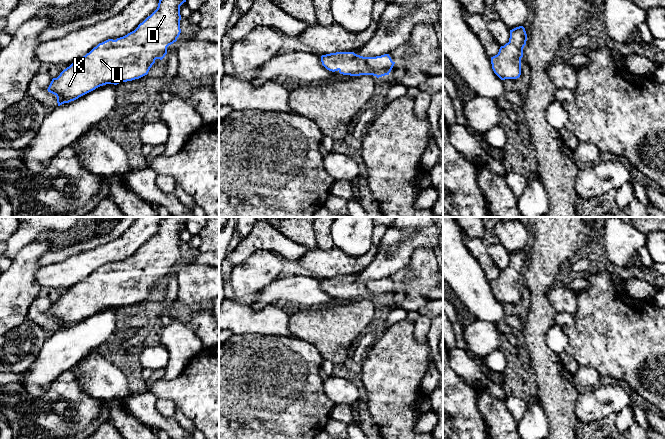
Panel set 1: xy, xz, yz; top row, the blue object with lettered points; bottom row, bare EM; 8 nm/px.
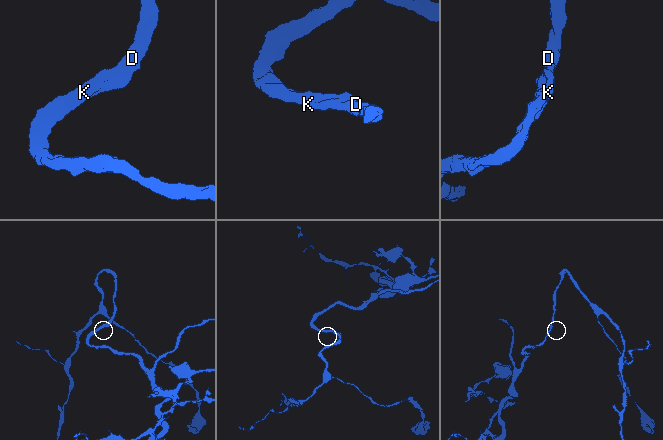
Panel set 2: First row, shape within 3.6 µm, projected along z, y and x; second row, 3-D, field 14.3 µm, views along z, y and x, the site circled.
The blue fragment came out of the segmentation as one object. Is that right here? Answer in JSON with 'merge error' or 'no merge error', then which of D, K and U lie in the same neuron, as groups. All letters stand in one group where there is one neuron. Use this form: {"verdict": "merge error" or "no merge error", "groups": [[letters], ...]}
{"verdict": "no merge error", "groups": [["D", "K", "U"]]}

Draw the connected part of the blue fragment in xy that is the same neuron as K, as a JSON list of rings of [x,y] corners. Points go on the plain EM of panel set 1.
[[[165,217],[157,233],[134,255],[116,264],[108,263],[99,267],[64,293],[57,302],[53,302],[47,314],[57,321],[58,330],[74,325],[100,310],[117,309],[147,299],[155,284],[162,284],[167,278],[167,271],[177,265],[181,257],[180,230],[187,221],[188,217]]]

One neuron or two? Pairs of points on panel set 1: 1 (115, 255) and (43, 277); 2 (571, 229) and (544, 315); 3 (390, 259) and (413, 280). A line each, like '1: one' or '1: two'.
1: one
2: one
3: two

